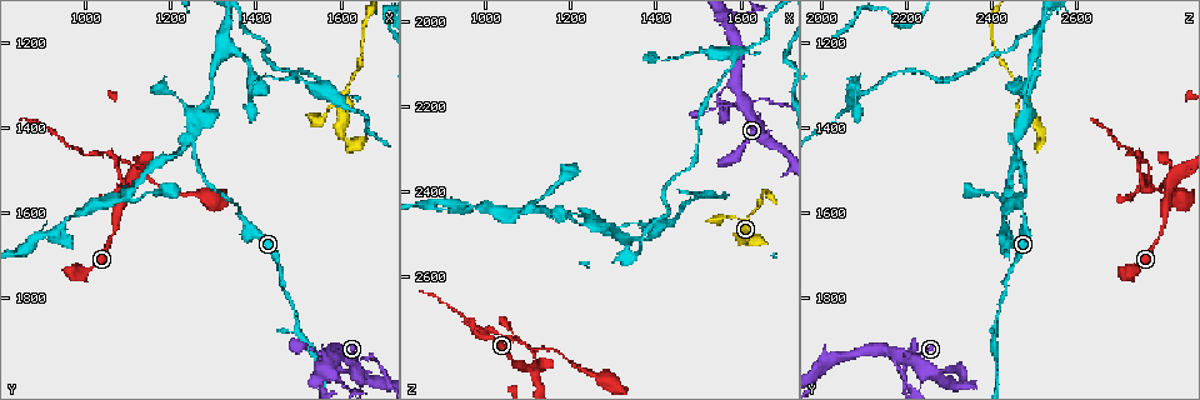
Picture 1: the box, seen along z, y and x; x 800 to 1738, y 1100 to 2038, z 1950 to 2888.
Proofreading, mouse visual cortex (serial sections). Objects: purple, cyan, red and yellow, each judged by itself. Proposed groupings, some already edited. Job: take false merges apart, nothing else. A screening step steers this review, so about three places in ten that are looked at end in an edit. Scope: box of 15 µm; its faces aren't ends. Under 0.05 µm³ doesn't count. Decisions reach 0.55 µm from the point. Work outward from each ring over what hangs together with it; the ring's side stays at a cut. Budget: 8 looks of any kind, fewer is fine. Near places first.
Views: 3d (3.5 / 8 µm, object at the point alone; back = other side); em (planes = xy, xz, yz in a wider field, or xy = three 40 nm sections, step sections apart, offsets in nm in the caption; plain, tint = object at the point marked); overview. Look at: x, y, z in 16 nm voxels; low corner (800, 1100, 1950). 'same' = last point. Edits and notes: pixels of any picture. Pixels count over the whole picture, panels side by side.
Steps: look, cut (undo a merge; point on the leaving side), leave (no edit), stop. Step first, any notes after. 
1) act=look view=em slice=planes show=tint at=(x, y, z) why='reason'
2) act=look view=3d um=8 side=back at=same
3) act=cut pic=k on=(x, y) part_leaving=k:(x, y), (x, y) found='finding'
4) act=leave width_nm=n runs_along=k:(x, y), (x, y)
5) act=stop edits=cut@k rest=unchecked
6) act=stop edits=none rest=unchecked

act=look view=3d um=3.5 at=(1355, 1585, 2475) why='thick turns thin'

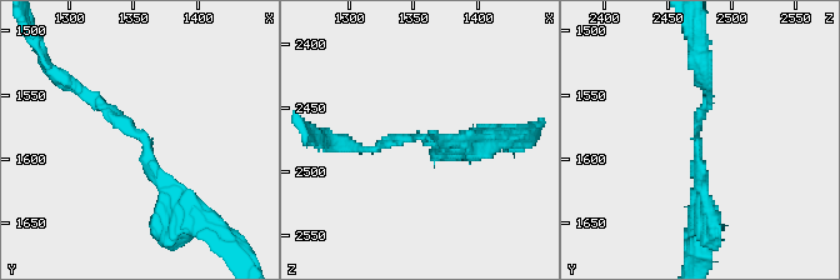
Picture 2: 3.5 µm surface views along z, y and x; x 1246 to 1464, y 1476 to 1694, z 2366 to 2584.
act=look view=em slice=xy step=5 show=tint at=(1352, 1578, 2474) arm_widths_nm=100,200

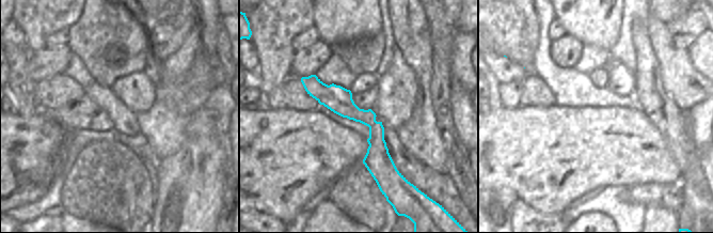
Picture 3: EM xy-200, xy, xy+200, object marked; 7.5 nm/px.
act=leave runs_along=2:(184, 200), (153, 170), (149, 143), (73, 85) found='one cell here'

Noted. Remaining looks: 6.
act=look view=3d um=3.5 at=(1245, 1430, 2460) why='three-way junction'

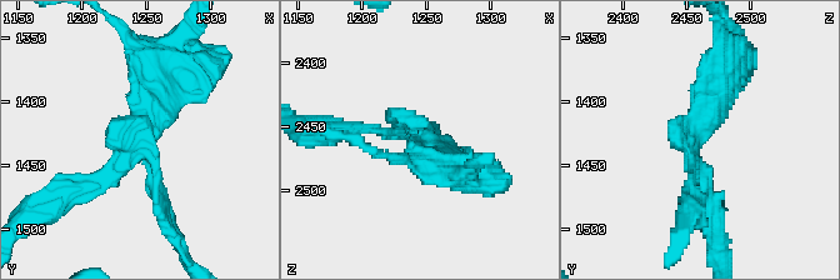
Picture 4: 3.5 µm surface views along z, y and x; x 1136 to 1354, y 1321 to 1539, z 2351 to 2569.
act=look view=em slice=xy step=5 show=tint at=(1250, 1434, 2452) why='shape alone is not enough'

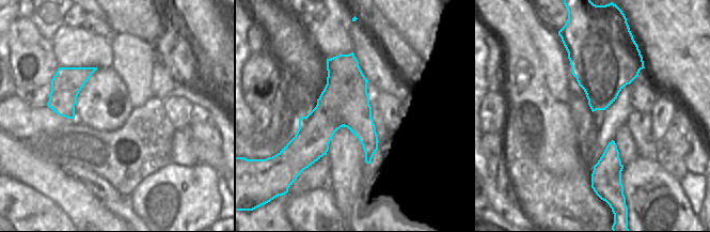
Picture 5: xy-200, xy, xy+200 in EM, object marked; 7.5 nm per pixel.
act=cut pic=4 on=(356, 128) part_leaving=4:(428, 135), (439, 173), (459, 173) found='a second cell is stuck on'

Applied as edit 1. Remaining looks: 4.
act=look view=overview

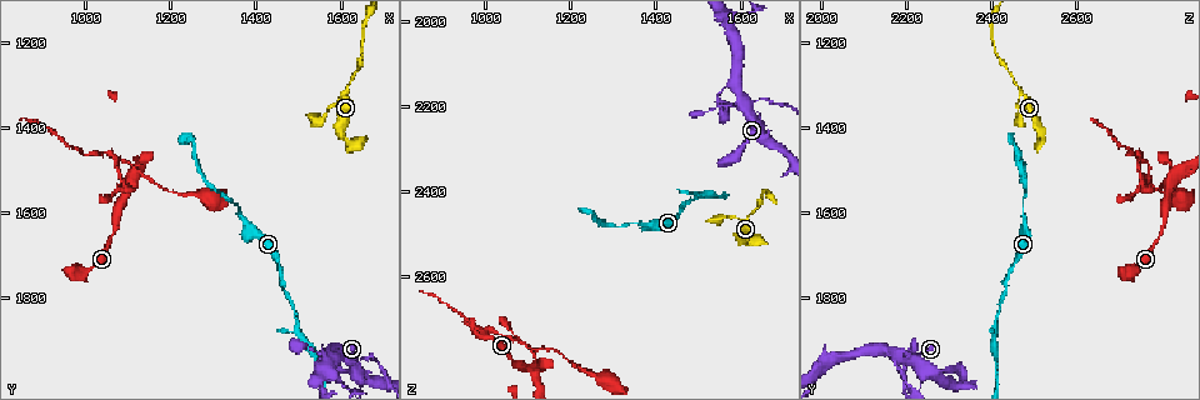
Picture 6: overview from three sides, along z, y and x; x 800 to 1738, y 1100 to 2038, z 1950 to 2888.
act=look view=3d um=8 at=(1610, 1935, 2205) why='four-way junction'

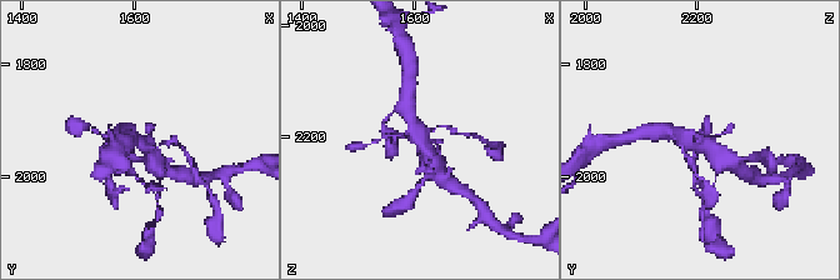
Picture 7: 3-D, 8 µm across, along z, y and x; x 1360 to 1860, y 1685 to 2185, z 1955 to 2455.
act=look view=3d um=3.5 at=(1610, 1940, 2200) why='zoom in'

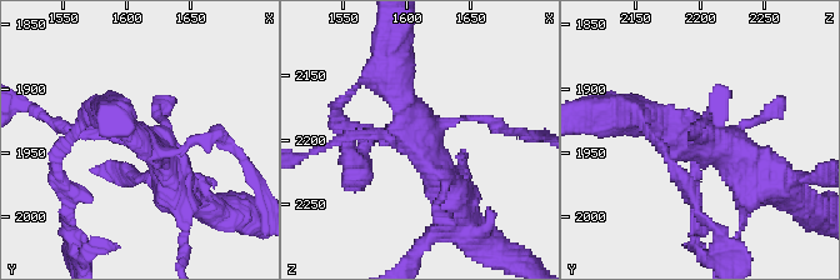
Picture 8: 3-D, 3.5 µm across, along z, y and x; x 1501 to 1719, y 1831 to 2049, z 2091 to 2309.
act=look view=em slice=planes show=tint at=(1612, 1942, 2198)

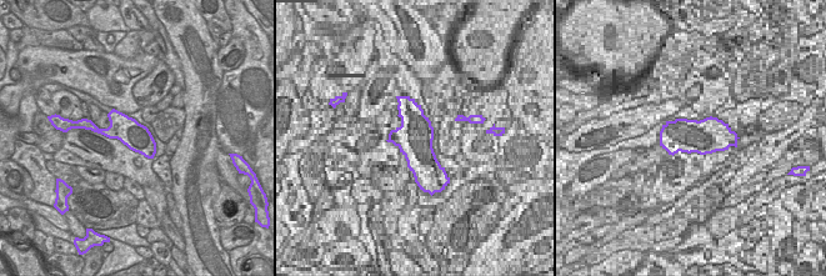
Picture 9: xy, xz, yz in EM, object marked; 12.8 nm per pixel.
act=leave runs_along=8:(436, 201), (444, 180), (390, 74) found='one cell here'

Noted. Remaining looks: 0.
act=stop edits=cut@4 rest=unchecked

